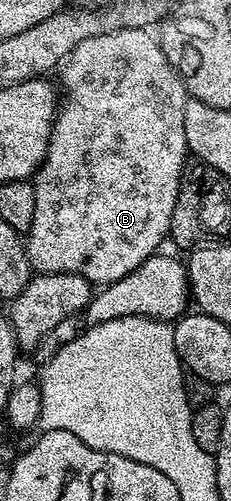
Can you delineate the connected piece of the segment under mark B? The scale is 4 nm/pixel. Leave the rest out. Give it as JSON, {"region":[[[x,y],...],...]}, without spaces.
{"region":[[[133,25],[130,29],[121,31],[111,31],[105,35],[90,37],[86,41],[82,41],[68,54],[59,75],[62,102],[59,104],[56,120],[52,123],[52,132],[48,138],[48,152],[44,160],[40,162],[33,182],[34,215],[26,232],[28,264],[32,267],[33,272],[42,275],[70,273],[71,275],[81,275],[87,283],[93,285],[107,285],[126,277],[134,269],[138,269],[138,265],[142,265],[142,261],[146,261],[161,250],[160,242],[169,238],[170,213],[174,213],[174,201],[178,201],[180,174],[186,166],[184,155],[189,154],[182,117],[184,116],[184,106],[190,96],[184,89],[184,82],[172,68],[172,63],[164,56],[164,50],[160,47],[157,36],[143,31],[140,25]]]}

